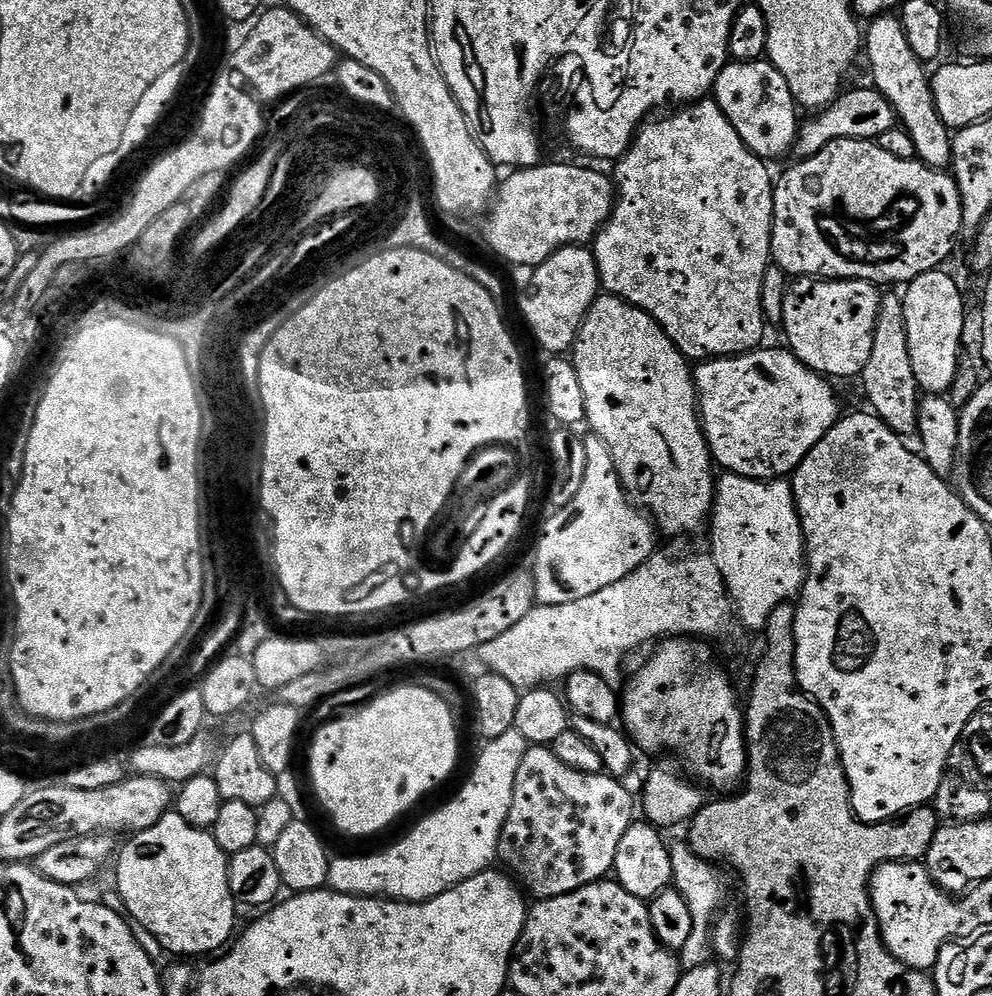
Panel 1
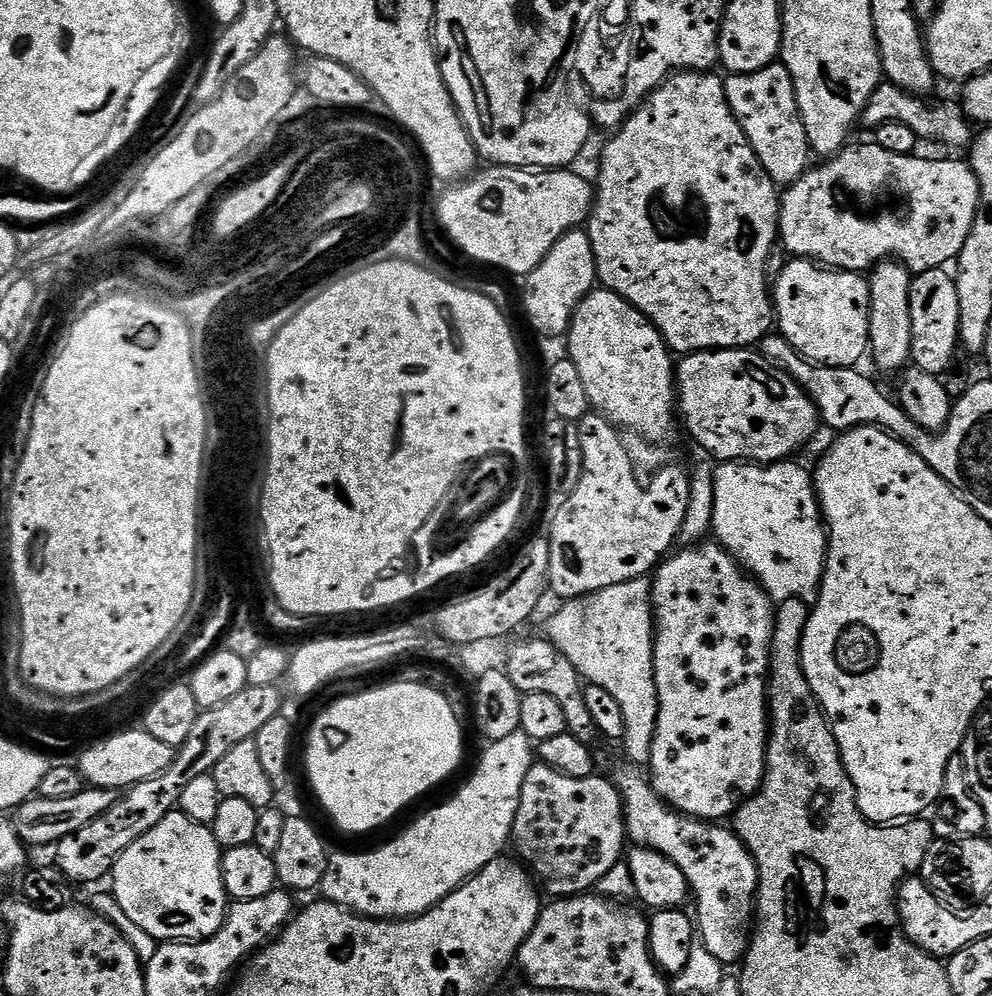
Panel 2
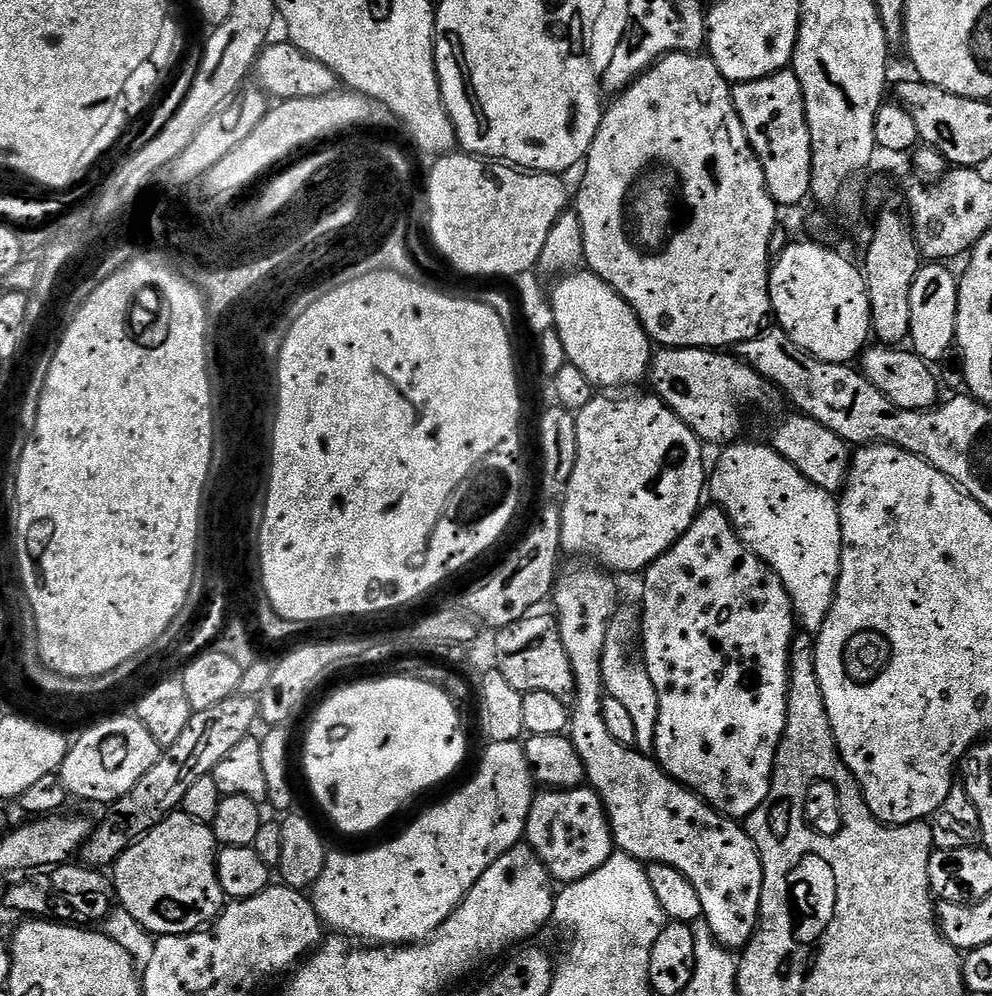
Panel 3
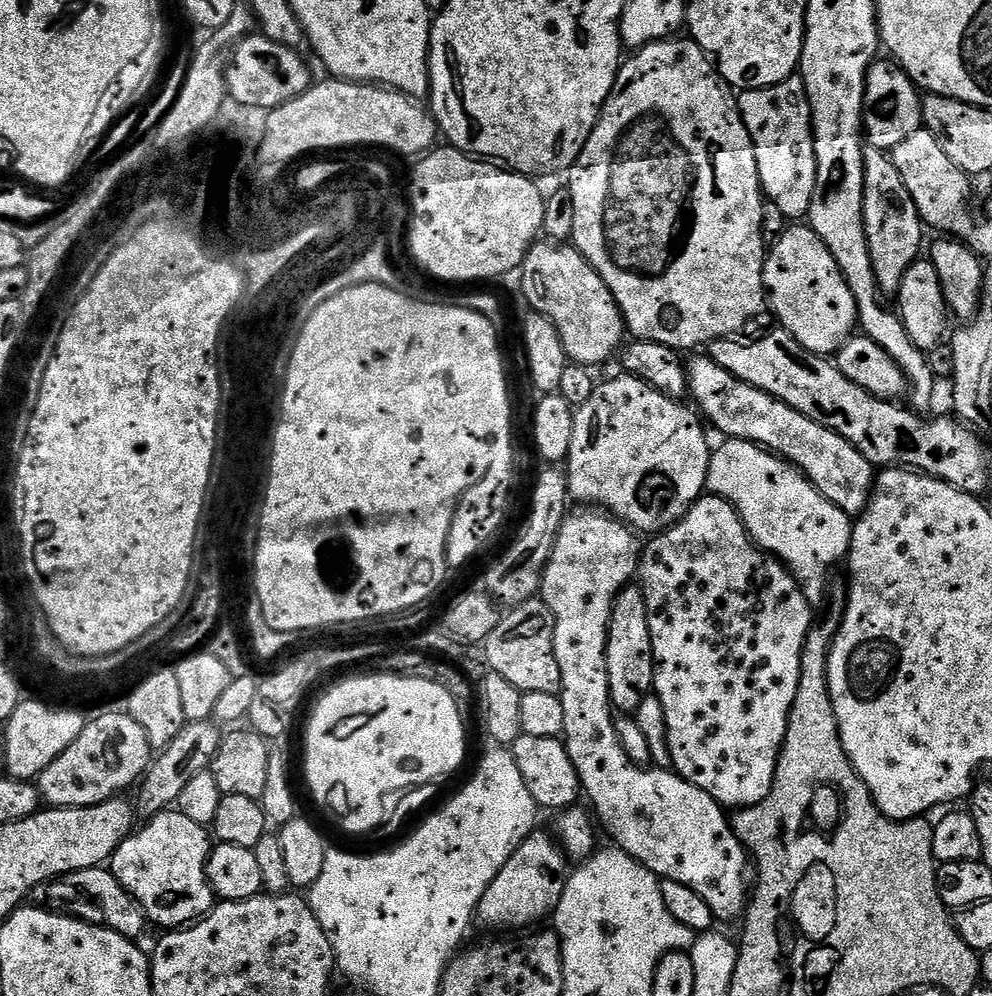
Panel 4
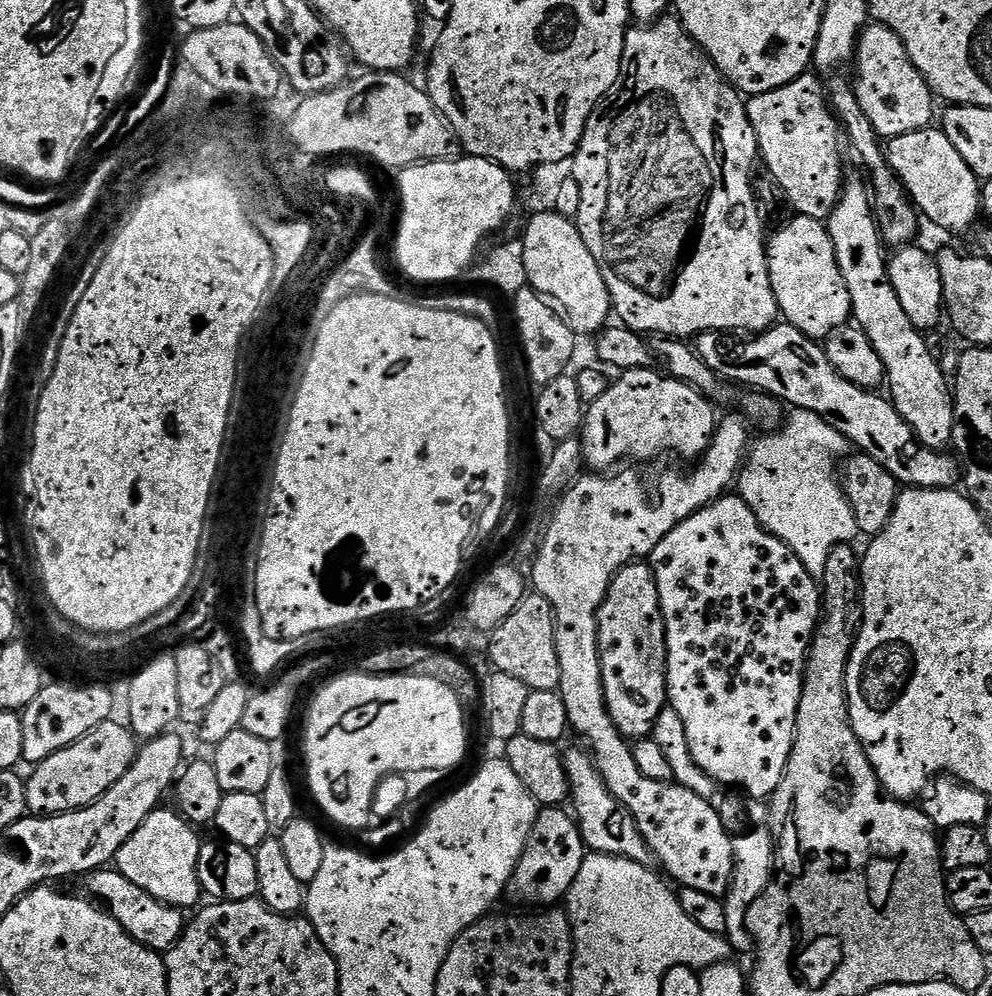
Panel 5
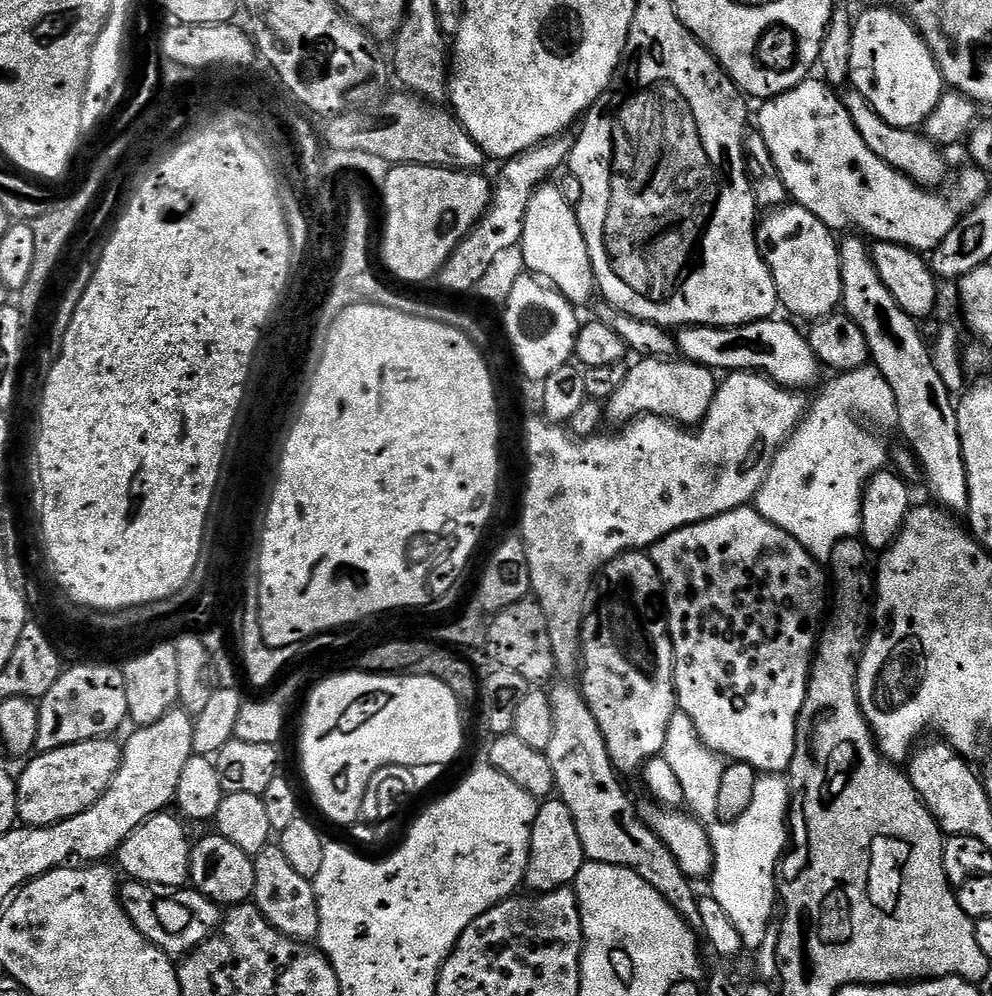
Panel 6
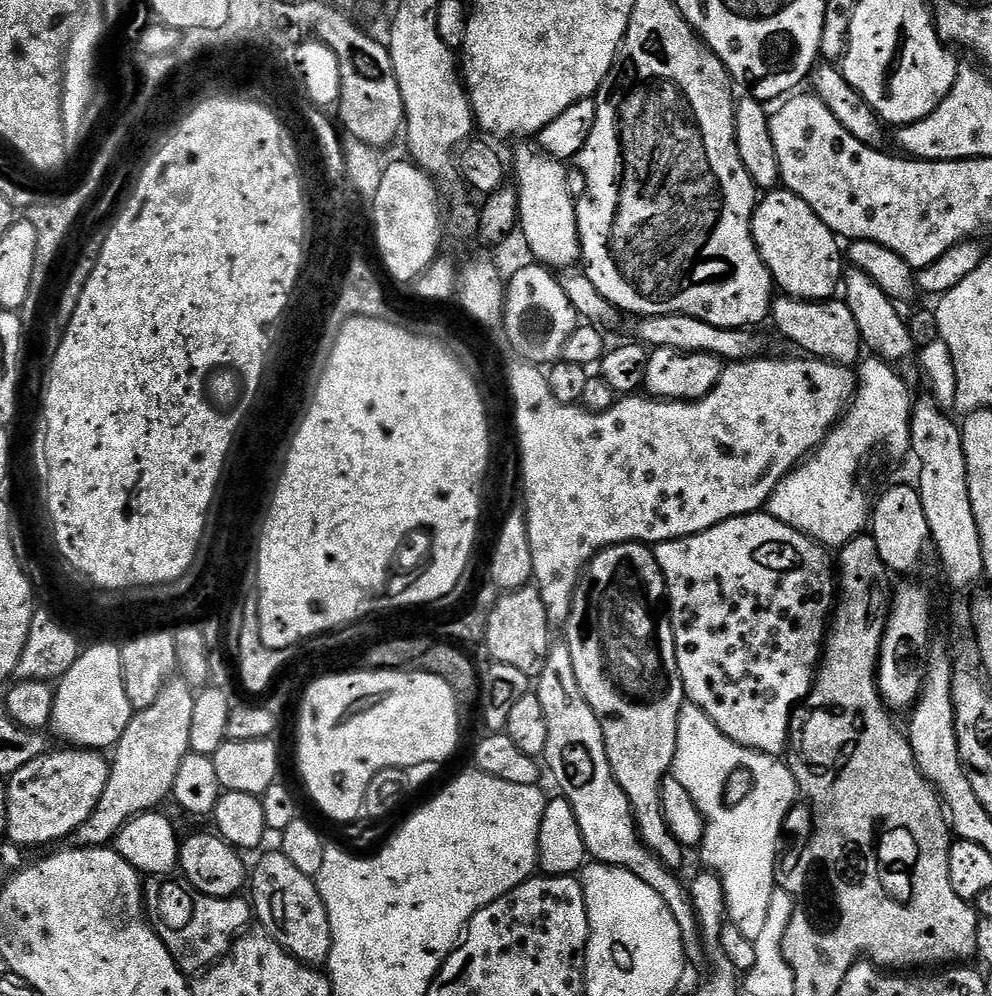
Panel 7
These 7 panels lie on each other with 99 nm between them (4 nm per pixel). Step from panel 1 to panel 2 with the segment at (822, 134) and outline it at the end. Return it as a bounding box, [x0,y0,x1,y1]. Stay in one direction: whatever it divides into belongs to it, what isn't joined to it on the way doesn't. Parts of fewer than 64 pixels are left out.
[862,82,974,149]

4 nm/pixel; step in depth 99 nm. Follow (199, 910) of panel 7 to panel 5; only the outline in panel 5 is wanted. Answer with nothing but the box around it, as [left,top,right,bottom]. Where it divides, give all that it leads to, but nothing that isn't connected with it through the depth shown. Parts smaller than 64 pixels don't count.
[87,870,186,954]

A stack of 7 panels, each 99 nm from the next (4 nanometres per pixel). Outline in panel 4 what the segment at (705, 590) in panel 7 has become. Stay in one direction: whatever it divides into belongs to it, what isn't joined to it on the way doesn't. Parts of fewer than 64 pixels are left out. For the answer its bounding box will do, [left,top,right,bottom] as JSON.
[638,496,814,810]

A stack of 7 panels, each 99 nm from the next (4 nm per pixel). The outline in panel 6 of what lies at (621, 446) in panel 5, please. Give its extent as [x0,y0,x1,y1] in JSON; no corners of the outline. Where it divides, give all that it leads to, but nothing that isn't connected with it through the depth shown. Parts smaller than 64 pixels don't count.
[606,358,718,426]

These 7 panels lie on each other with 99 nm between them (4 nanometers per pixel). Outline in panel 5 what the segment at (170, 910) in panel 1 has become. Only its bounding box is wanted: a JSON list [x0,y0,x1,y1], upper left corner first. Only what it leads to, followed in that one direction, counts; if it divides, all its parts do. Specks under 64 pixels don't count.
[114,808,202,910]

